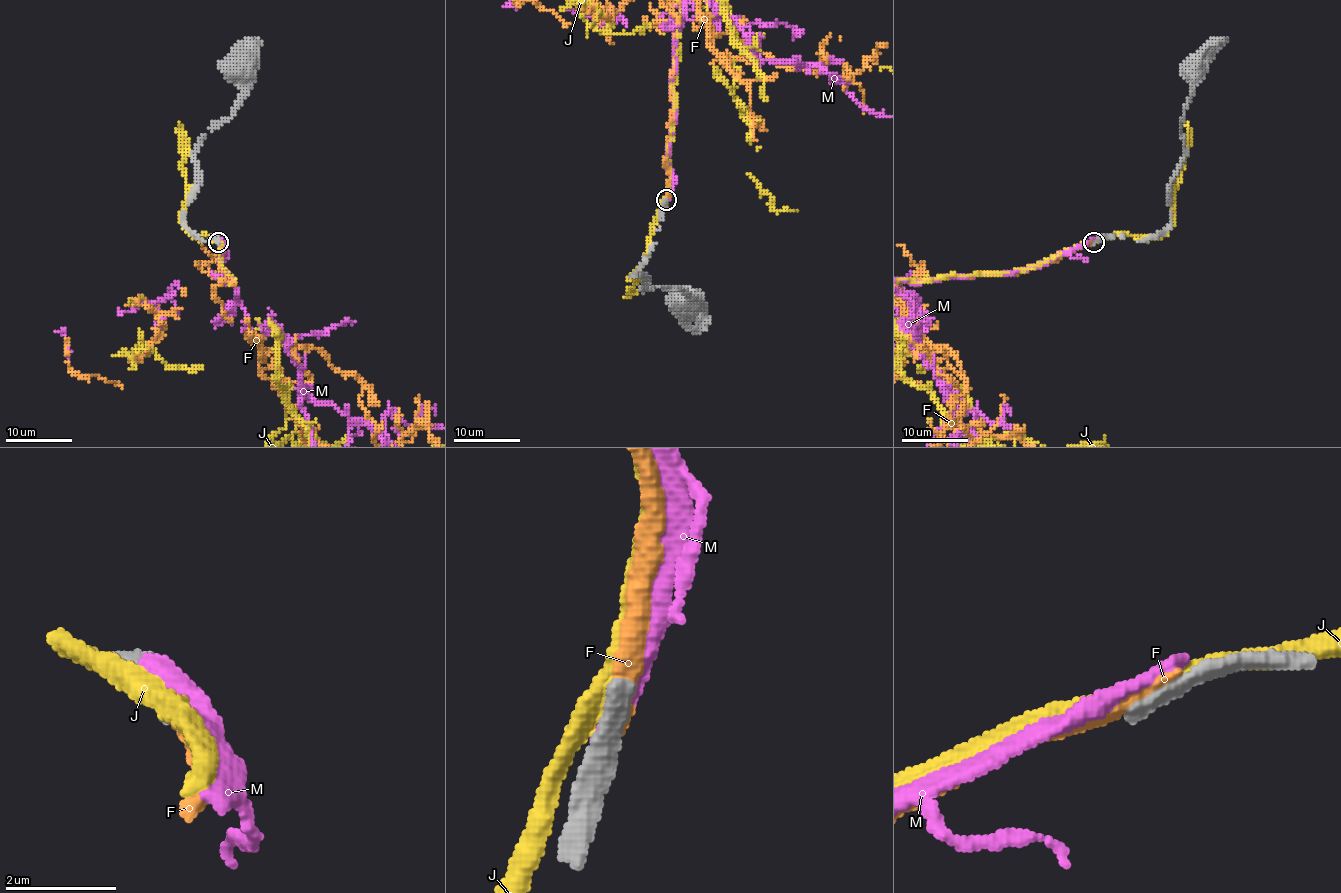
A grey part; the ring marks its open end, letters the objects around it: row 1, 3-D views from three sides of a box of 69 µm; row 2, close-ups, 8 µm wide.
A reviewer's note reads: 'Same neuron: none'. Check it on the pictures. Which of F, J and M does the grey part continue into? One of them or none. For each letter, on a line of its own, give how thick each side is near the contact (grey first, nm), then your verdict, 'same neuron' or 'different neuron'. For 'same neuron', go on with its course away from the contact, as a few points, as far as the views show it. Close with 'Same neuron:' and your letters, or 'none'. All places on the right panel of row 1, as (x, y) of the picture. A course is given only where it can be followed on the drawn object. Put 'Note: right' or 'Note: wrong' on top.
Note: right
F: calibres 400 and 340 nm; different neuron
J: calibres 440 and 360 nm; different neuron
M: calibres 460 and 400 nm; different neuron
Same neuron: none

